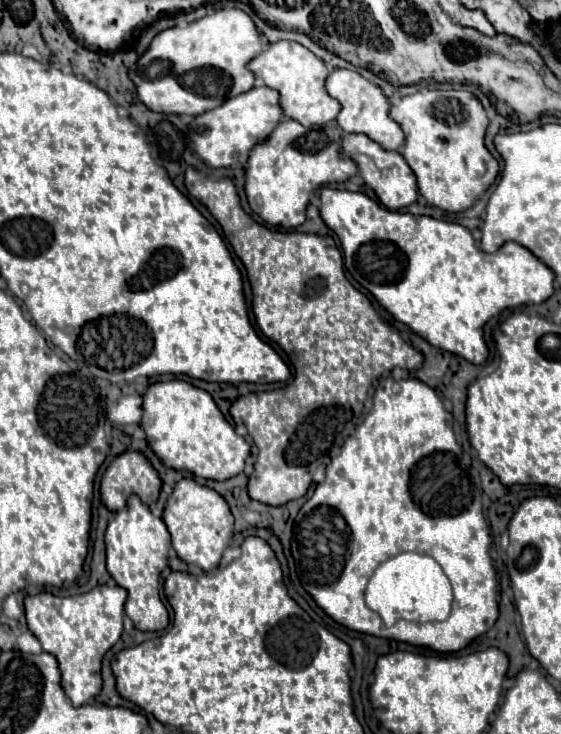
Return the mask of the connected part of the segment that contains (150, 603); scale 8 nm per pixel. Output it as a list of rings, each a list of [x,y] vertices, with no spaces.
[[[129,496],[127,506],[115,514],[105,532],[107,546],[107,572],[113,580],[129,592],[125,614],[133,620],[137,630],[163,630],[169,624],[167,608],[159,598],[159,574],[167,566],[171,536],[165,522],[151,514],[137,496]]]

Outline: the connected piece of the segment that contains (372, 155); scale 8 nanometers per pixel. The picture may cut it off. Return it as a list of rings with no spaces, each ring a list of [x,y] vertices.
[[[345,134],[341,140],[341,156],[349,158],[357,164],[363,182],[377,194],[379,202],[391,210],[405,208],[417,200],[417,184],[415,174],[407,166],[405,158],[399,152],[387,152],[365,134]]]

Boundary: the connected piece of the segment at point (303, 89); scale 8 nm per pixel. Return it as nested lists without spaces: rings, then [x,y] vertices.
[[[279,40],[269,44],[259,56],[255,56],[249,62],[249,70],[255,74],[255,78],[263,80],[265,86],[279,92],[279,106],[283,114],[287,118],[297,120],[299,124],[305,126],[327,124],[341,110],[341,104],[335,98],[331,98],[323,88],[323,82],[329,74],[325,62],[317,58],[313,52],[309,52],[305,46],[301,46],[299,42]]]

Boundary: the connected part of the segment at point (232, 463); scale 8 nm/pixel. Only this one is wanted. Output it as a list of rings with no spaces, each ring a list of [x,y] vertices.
[[[169,380],[169,382],[155,382],[143,394],[143,420],[141,428],[145,430],[145,438],[149,448],[157,454],[163,466],[173,470],[187,470],[205,480],[227,480],[233,478],[243,470],[243,464],[249,456],[249,444],[235,434],[235,428],[225,420],[219,412],[213,398],[189,382],[183,380]]]

